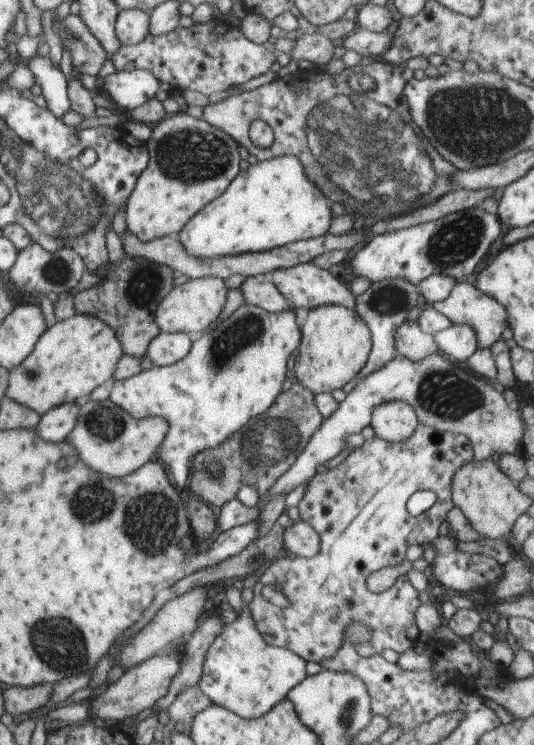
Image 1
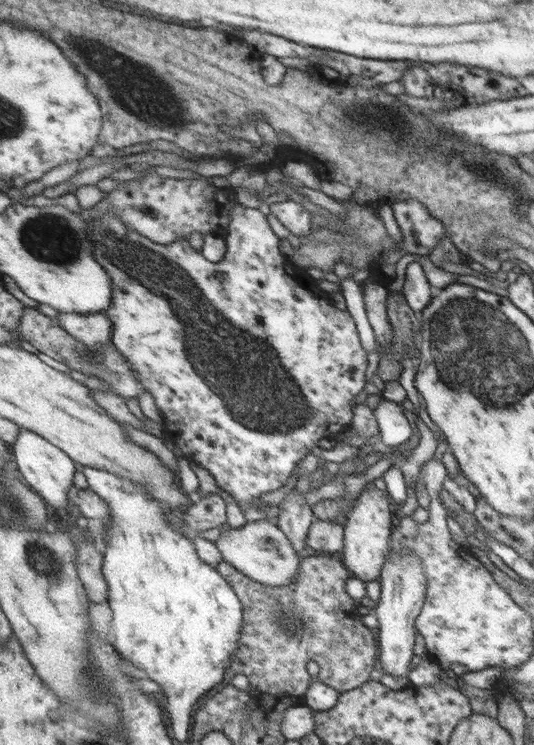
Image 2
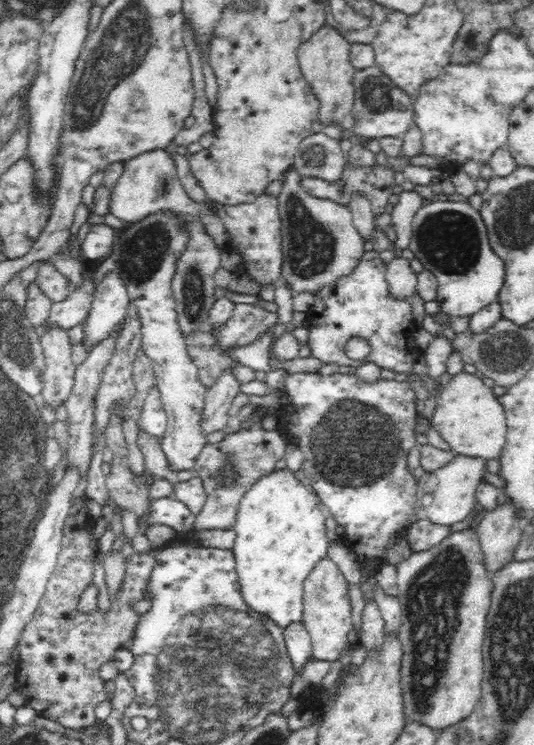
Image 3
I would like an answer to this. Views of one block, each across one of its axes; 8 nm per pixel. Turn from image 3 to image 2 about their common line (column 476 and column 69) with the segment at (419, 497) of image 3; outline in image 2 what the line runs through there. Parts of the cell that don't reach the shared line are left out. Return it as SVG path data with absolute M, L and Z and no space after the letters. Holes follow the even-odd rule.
M19 427L20 433L12 444L15 463L18 471L28 482L31 488L35 489L44 500L53 508L68 509L70 498L68 492L73 486L75 478L75 461L73 461L61 448L49 442L36 432Z

